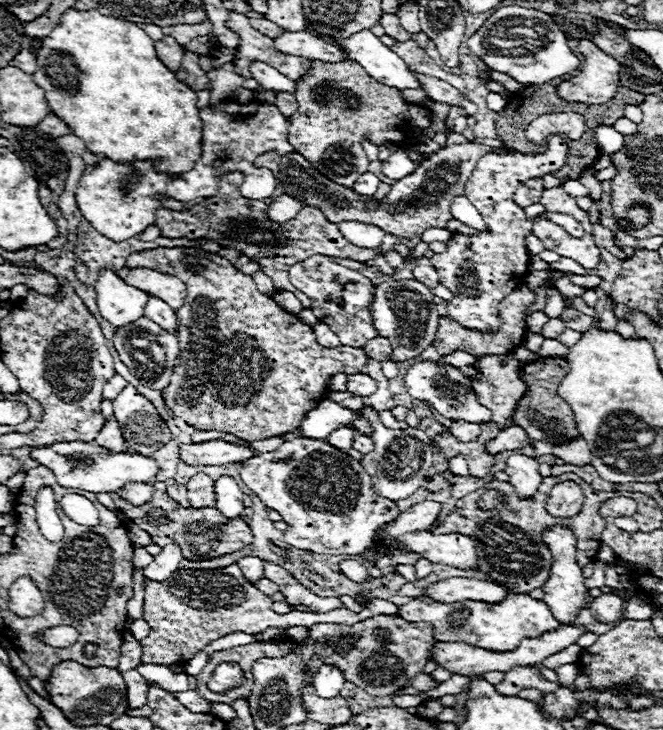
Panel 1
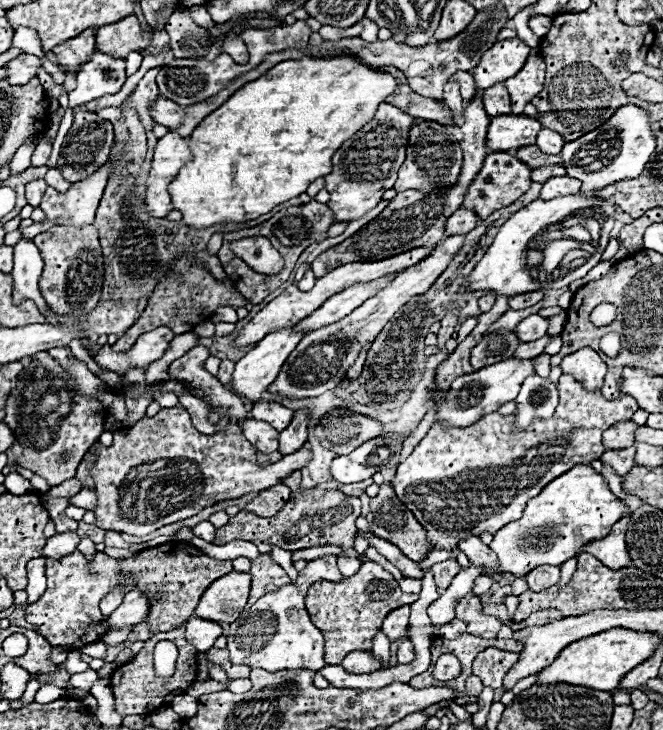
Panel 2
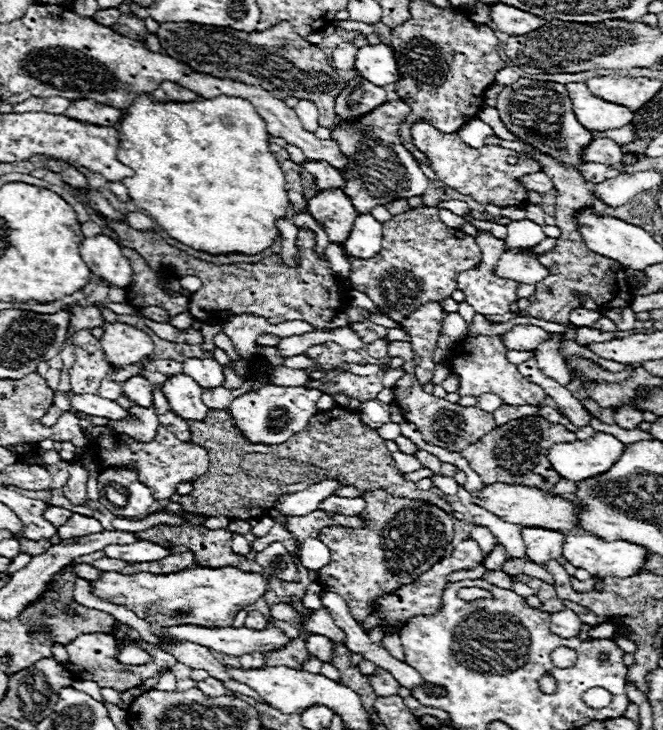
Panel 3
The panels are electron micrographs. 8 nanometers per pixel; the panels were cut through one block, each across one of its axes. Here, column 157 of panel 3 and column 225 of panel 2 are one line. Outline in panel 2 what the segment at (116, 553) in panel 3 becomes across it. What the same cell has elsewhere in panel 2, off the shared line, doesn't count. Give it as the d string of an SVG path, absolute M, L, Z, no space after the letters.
M194 536L192 538L192 544L196 548L200 548L206 556L212 556L214 560L233 560L239 556L246 556L250 560L254 560L258 556L258 548L250 542L240 542L240 540L233 540L224 544L224 546L216 546L216 544L210 544L210 542L204 542L202 538Z

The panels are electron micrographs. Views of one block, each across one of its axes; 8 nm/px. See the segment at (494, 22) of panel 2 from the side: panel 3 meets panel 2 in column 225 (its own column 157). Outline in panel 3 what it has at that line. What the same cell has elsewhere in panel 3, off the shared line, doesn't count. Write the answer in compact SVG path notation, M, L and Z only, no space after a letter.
M162 82L158 90L152 92L152 100L180 100L180 102L188 102L188 100L198 100L200 96L196 96L194 92L186 90L180 84L174 82Z

